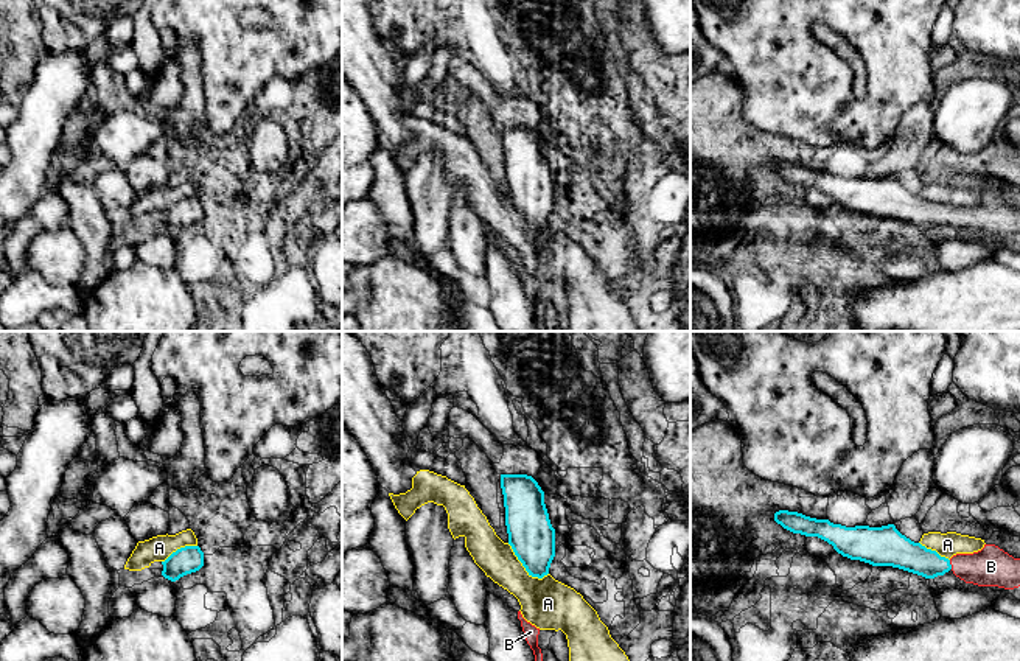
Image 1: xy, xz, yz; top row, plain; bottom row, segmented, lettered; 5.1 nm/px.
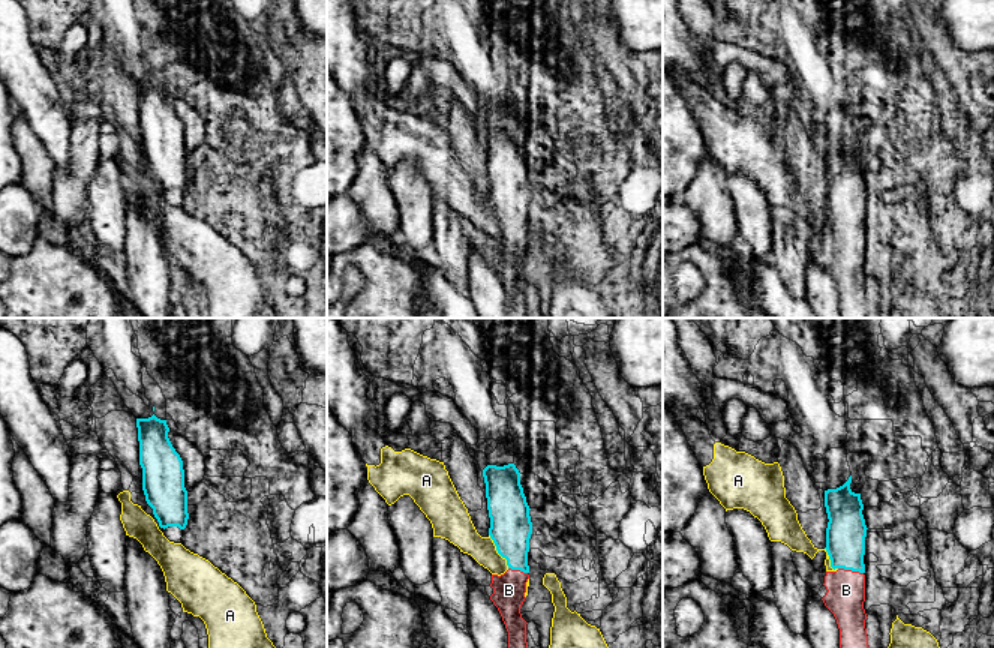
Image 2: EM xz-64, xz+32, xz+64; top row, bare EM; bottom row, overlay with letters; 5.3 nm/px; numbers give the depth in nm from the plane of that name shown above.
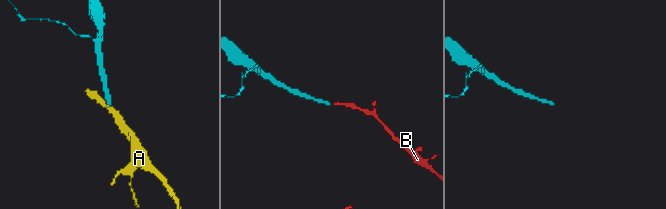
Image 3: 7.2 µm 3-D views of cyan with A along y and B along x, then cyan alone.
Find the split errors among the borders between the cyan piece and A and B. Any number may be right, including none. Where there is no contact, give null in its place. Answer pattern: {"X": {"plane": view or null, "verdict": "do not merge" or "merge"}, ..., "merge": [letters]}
{"A": {"plane": "xz", "verdict": "do not merge"}, "B": {"plane": "yz", "verdict": "merge"}, "merge": ["B"]}

